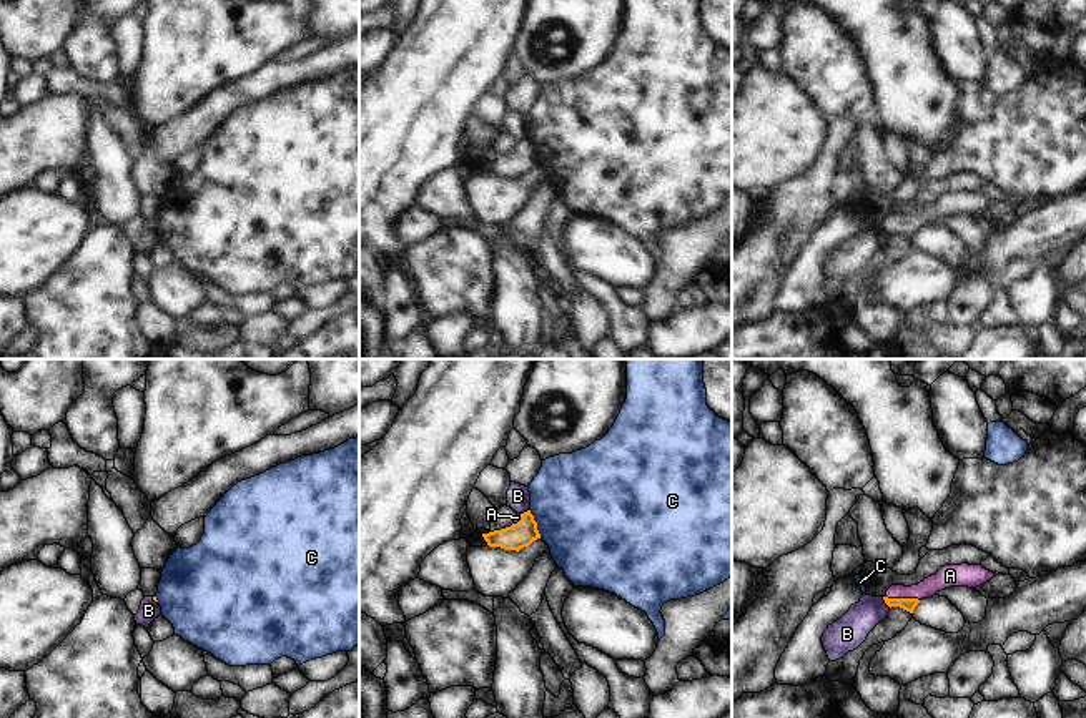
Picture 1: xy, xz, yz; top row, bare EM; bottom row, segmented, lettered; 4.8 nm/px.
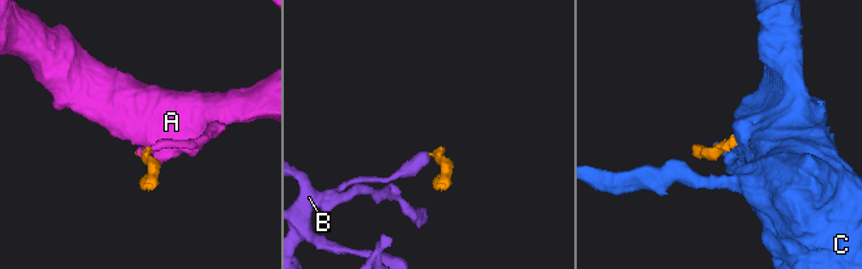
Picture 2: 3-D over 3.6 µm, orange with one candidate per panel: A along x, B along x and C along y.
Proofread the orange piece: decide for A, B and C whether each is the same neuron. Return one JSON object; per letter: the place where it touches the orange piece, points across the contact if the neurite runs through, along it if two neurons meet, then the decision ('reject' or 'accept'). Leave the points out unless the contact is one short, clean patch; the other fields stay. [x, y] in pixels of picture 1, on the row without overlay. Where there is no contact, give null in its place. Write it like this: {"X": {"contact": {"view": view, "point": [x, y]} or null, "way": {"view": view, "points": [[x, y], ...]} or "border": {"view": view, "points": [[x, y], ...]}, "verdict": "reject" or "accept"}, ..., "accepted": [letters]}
{"A": {"contact": {"view": "yz", "point": [902, 226]}, "way": {"view": "yz", "points": [[907, 231], [902, 226], [945, 205]]}, "verdict": "accept"}, "B": {"contact": {"view": "yz", "point": [885, 230]}, "border": {"view": "yz", "points": [[882, 225], [890, 235]]}, "verdict": "reject"}, "C": {"contact": {"view": "xz", "point": [536, 152]}, "border": {"view": "xz", "points": [[529, 137], [541, 165]]}, "verdict": "reject"}, "accepted": ["A"]}

